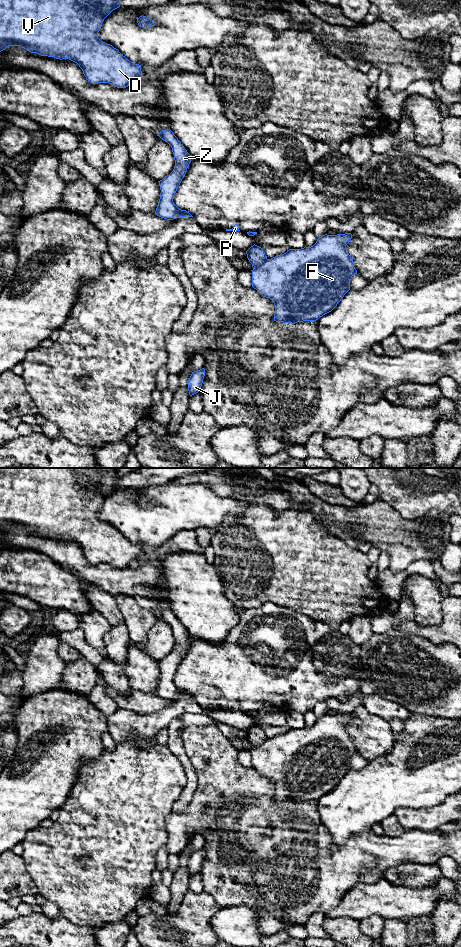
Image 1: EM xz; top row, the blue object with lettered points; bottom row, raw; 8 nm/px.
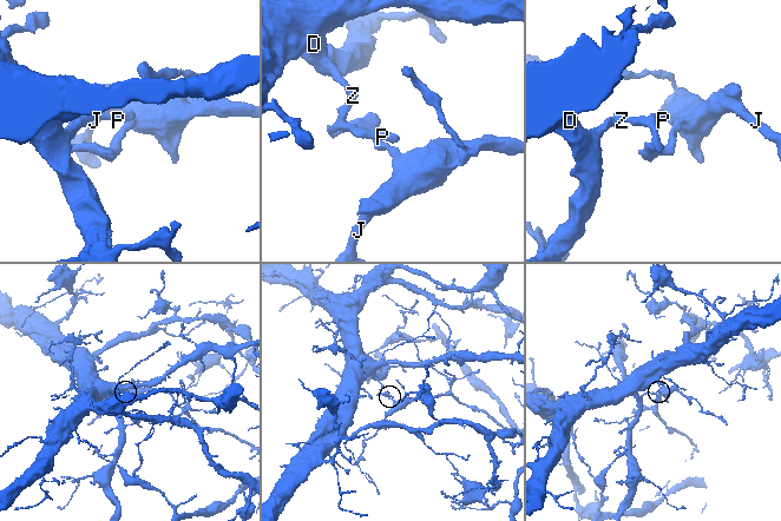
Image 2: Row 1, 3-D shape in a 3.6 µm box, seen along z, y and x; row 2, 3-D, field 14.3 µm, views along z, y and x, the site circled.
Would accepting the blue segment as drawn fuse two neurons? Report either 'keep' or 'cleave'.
cleave

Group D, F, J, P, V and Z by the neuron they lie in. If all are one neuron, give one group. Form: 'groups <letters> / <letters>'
groups D P V Z / F J

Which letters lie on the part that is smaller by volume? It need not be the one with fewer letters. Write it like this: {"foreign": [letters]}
{"foreign": ["F", "J"]}

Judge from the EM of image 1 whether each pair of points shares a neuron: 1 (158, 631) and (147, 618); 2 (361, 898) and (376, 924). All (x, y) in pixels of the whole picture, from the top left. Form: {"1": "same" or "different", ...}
{"1": "different", "2": "different"}

